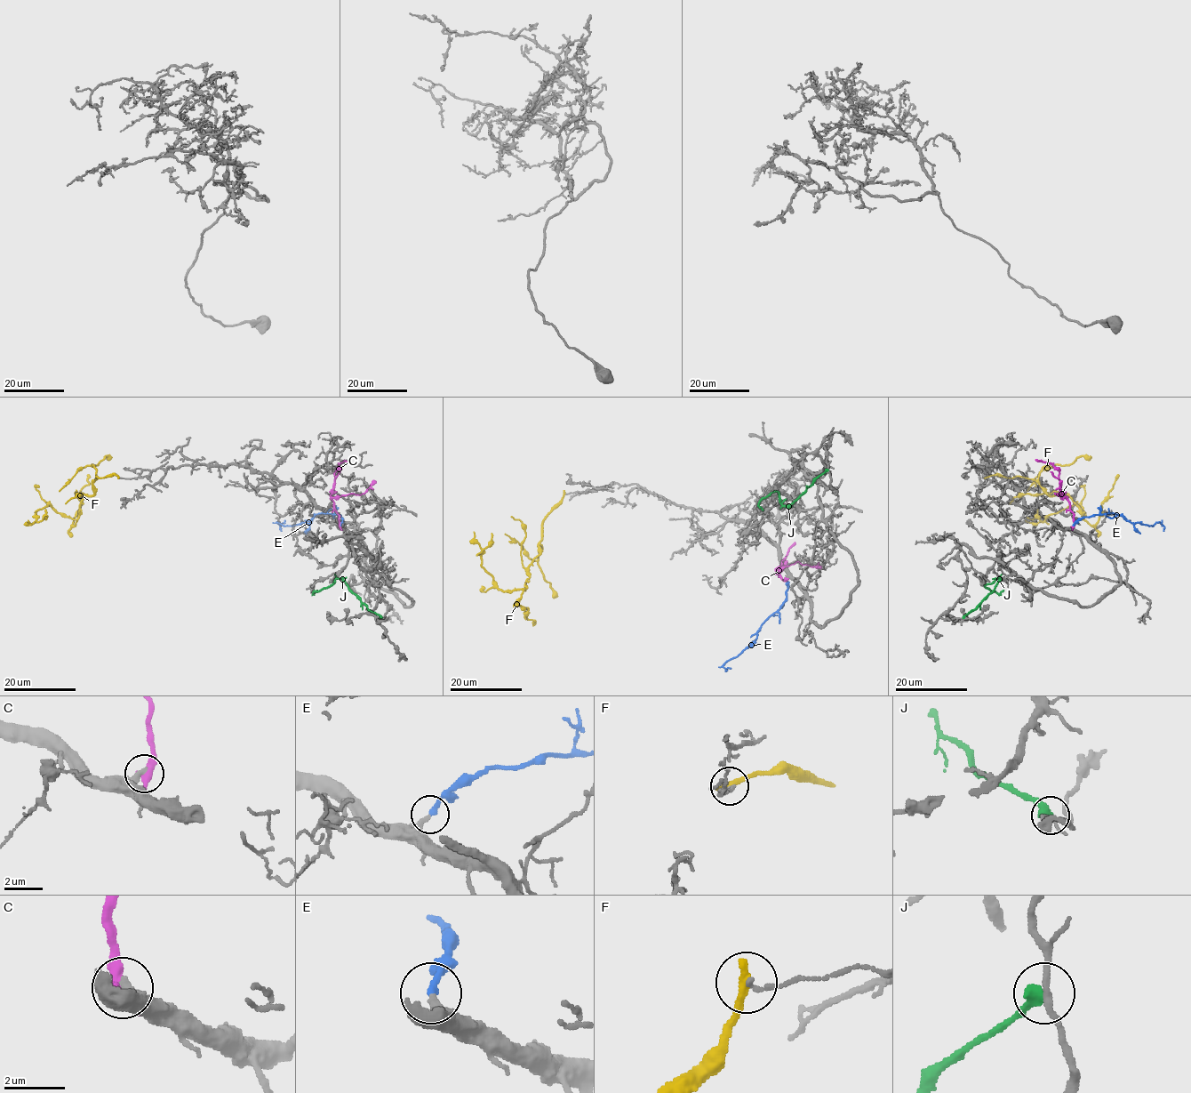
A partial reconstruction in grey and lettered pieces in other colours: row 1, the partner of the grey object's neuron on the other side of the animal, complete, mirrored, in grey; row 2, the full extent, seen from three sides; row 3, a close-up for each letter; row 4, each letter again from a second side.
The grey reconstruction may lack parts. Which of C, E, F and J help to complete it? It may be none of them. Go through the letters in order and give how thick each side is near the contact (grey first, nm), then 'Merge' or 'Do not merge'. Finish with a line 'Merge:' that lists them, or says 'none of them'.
C: Thickness 300 nm (grey) against 550 nm. Do not merge
E: Thickness 260 nm (grey) against 240 nm. Merge
F: Thickness 160 nm (grey) against 320 nm. Do not merge
J: Thickness 200 nm (grey) against 440 nm. Do not merge
Merge: E

